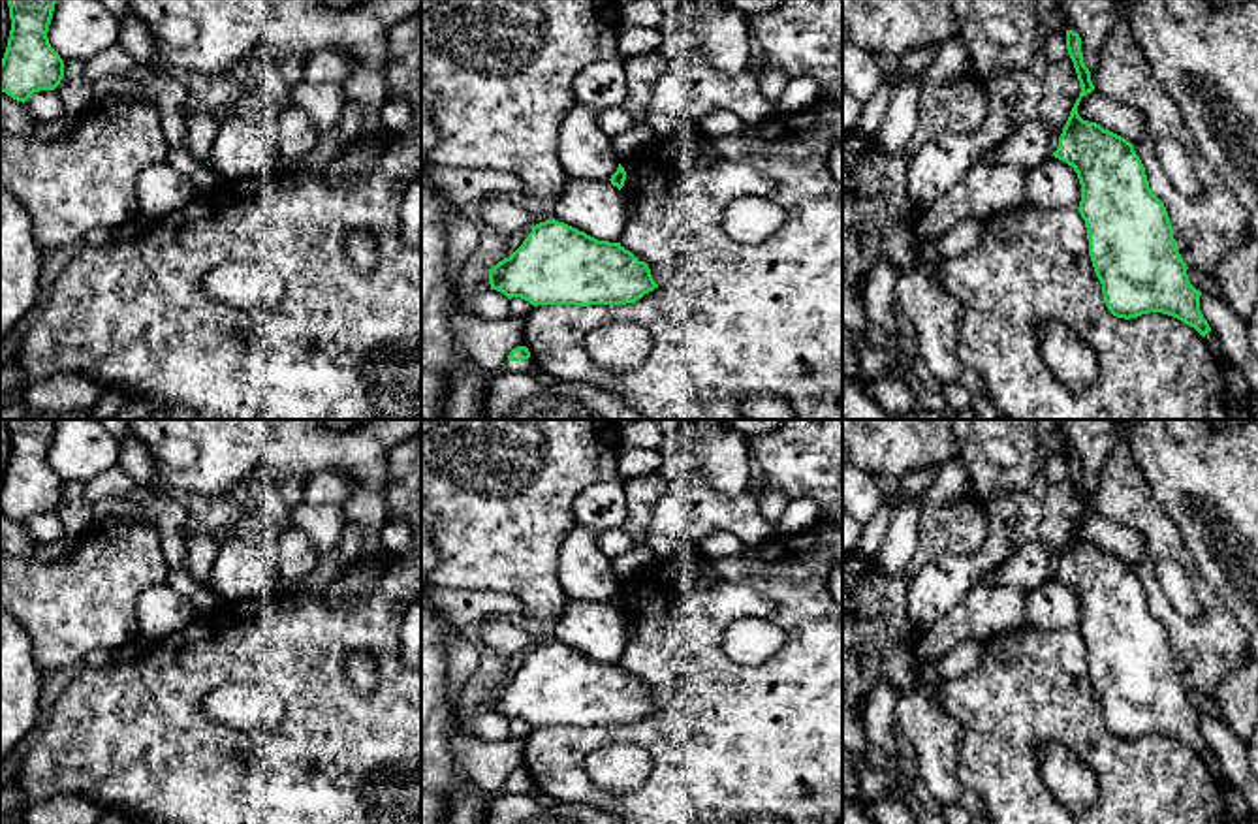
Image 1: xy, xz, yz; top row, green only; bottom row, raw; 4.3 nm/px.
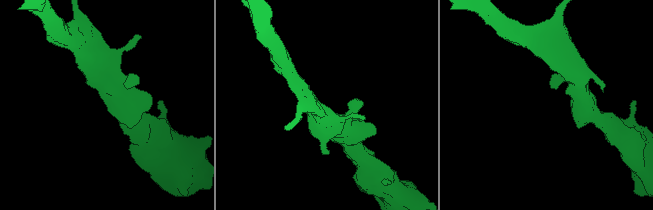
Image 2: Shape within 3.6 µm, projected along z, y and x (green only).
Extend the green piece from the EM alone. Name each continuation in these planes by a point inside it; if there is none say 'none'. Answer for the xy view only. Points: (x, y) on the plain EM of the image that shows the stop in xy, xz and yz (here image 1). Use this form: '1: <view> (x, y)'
none

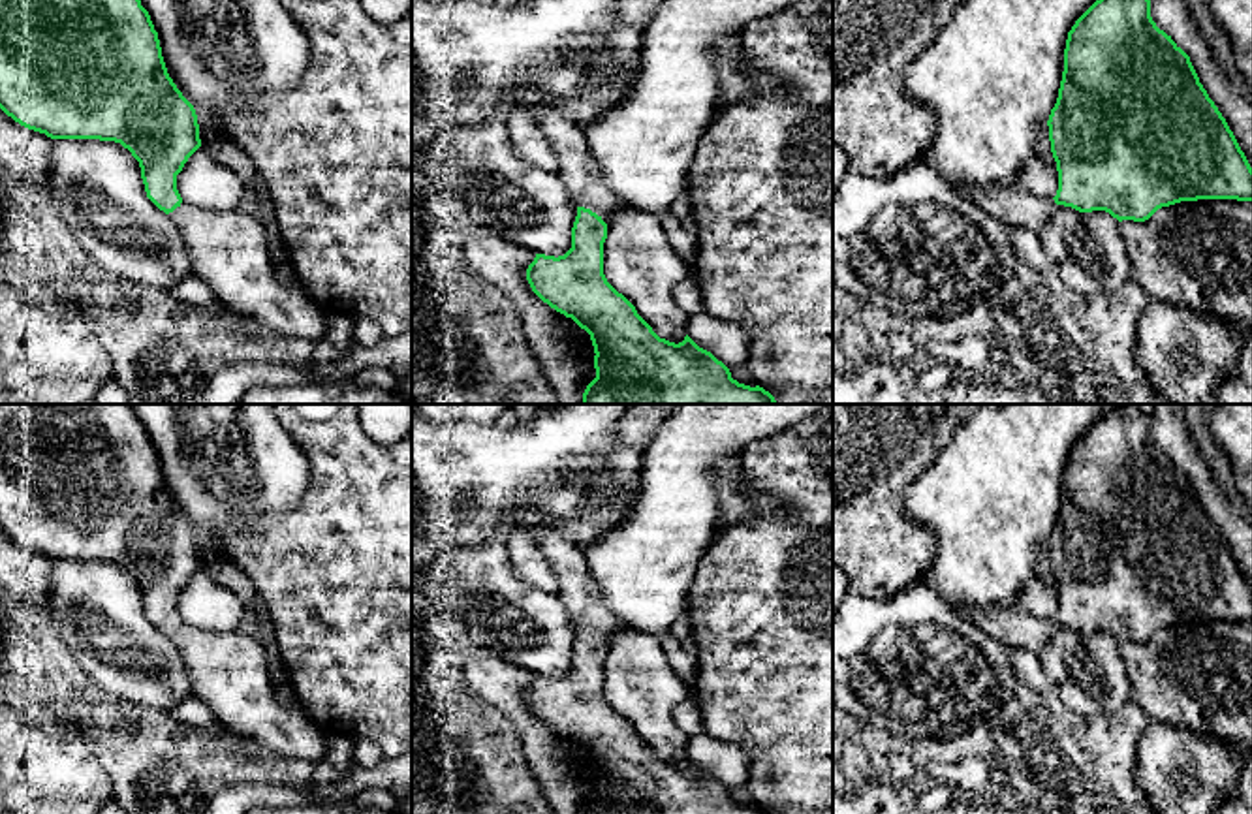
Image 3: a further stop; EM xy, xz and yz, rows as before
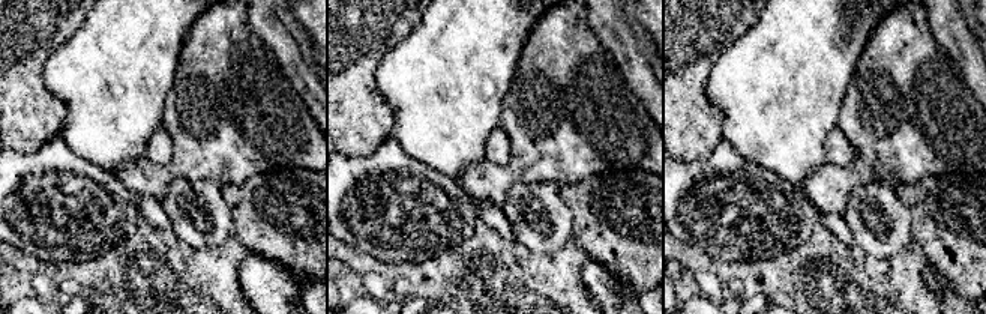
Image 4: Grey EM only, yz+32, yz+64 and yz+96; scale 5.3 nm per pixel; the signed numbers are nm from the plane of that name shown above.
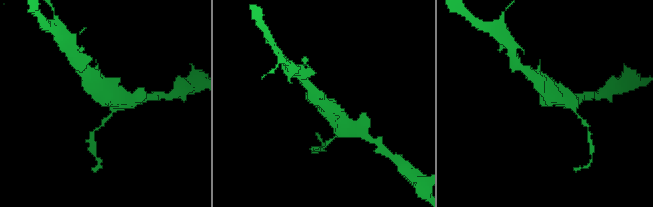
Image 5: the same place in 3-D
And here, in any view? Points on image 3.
1: xz (579, 594)

